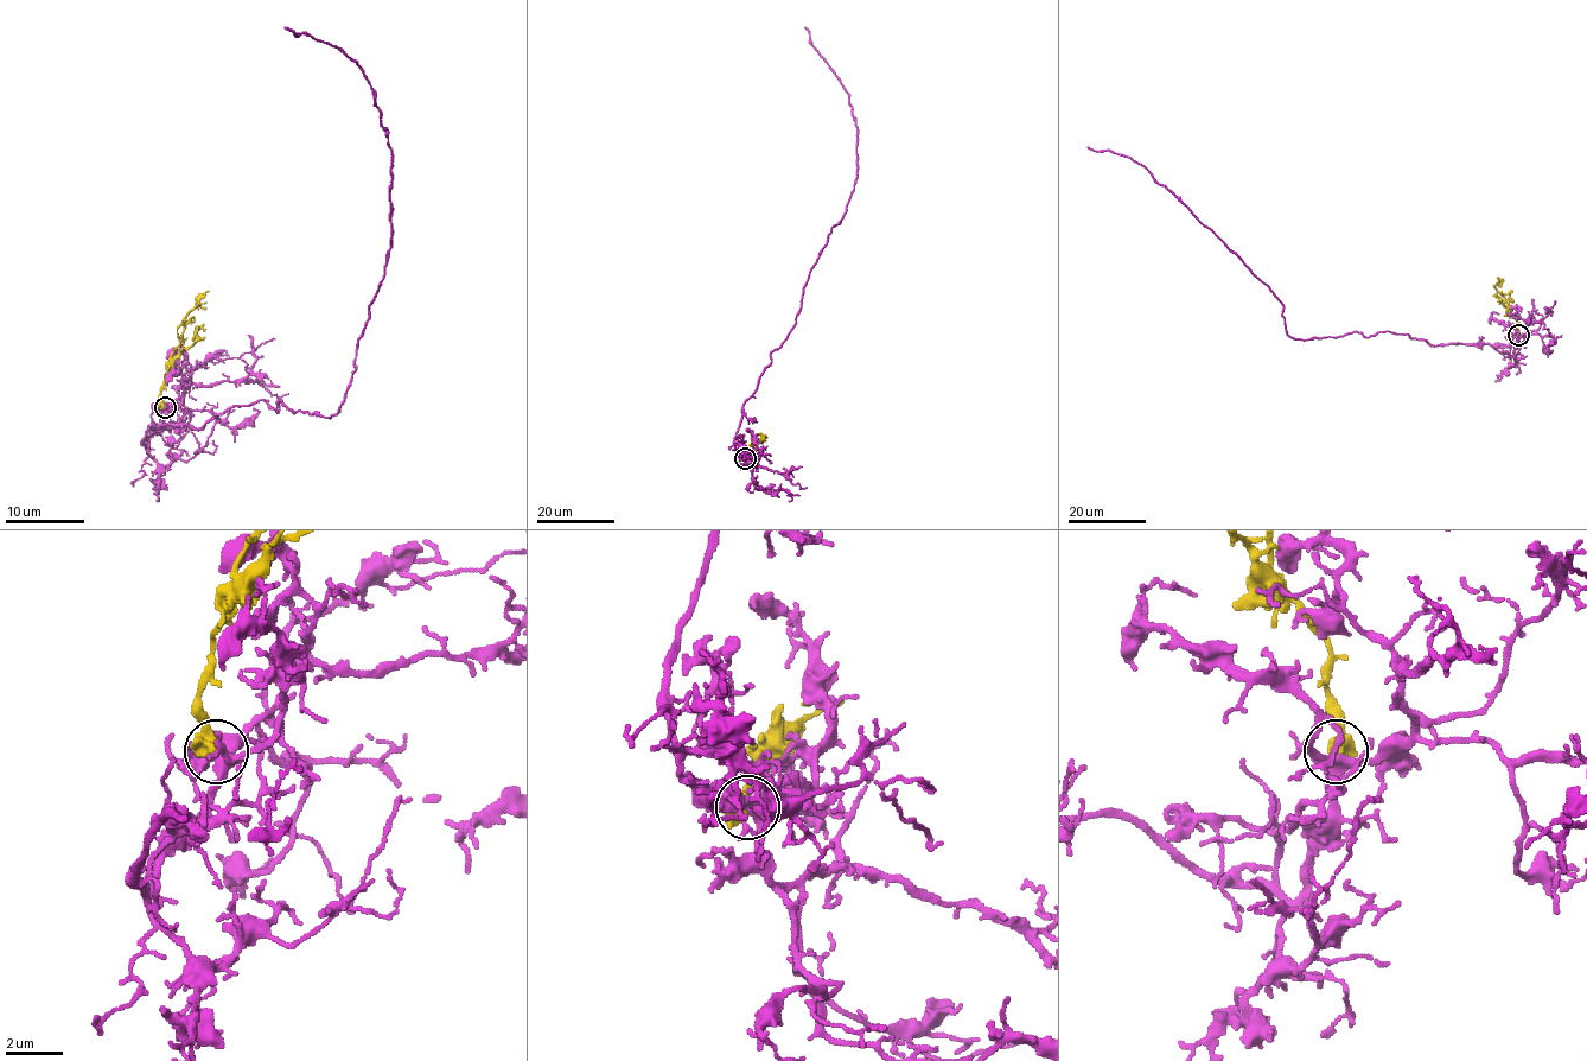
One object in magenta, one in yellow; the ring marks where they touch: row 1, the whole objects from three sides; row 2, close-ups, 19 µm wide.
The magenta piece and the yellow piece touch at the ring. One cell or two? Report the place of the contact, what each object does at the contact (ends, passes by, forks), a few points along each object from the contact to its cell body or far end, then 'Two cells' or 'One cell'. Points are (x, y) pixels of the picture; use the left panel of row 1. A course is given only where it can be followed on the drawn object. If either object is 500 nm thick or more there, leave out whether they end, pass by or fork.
Place: (165, 407). Course of magenta: (165, 410), (142, 440), (263, 399), (330, 417), (383, 279), (376, 91), (341, 48), (285, 26). Course of yellow: (165, 407), (160, 392), (172, 350), (180, 342), (177, 329), (198, 300), (206, 309). One cell

